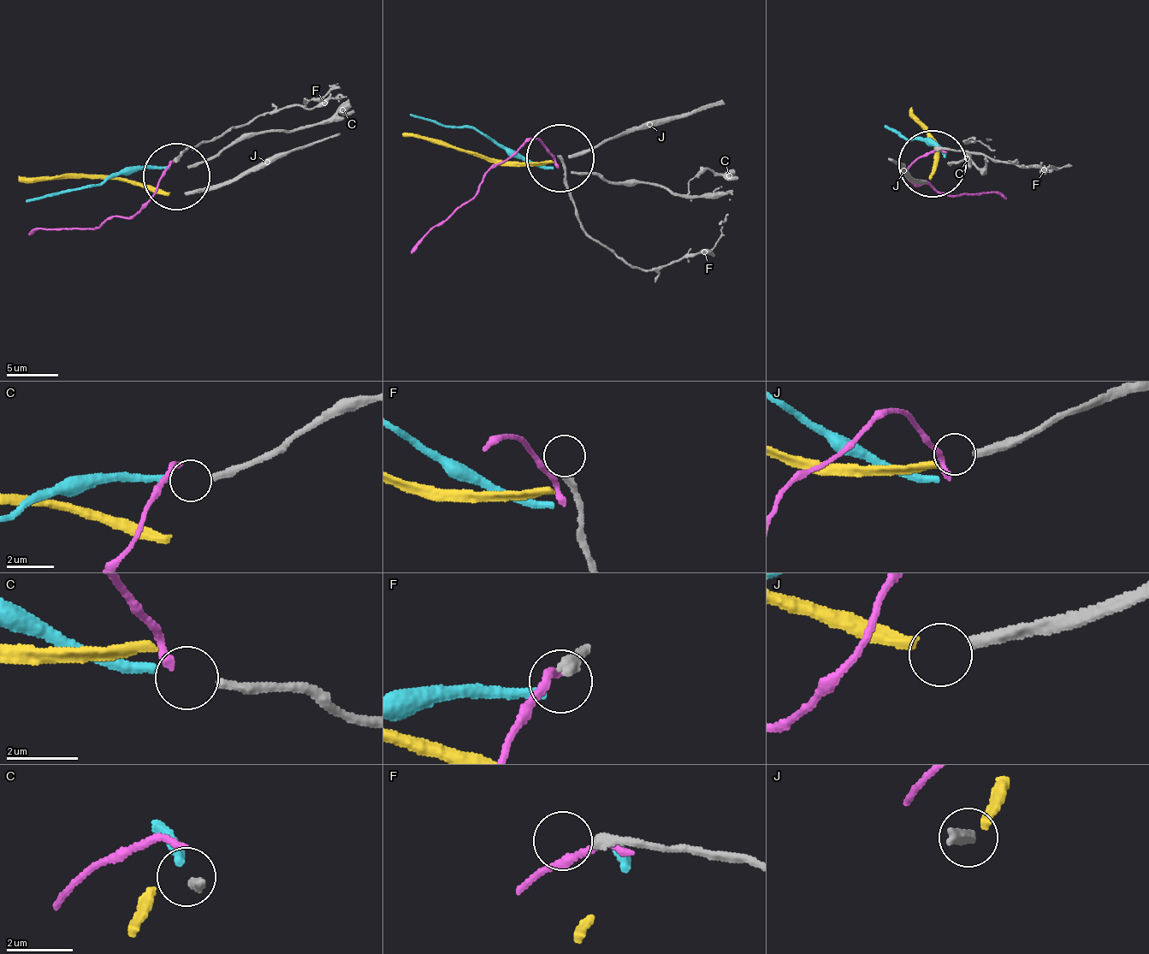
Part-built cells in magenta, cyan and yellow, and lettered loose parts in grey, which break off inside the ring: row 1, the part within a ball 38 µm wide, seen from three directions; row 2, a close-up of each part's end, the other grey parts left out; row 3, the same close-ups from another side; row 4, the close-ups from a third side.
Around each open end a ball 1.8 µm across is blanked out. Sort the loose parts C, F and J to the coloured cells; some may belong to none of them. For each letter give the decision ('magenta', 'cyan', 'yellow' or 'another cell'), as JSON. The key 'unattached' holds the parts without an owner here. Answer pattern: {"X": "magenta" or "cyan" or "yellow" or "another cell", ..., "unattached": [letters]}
{"C": "cyan", "F": "another cell", "J": "yellow", "unattached": ["F"]}

